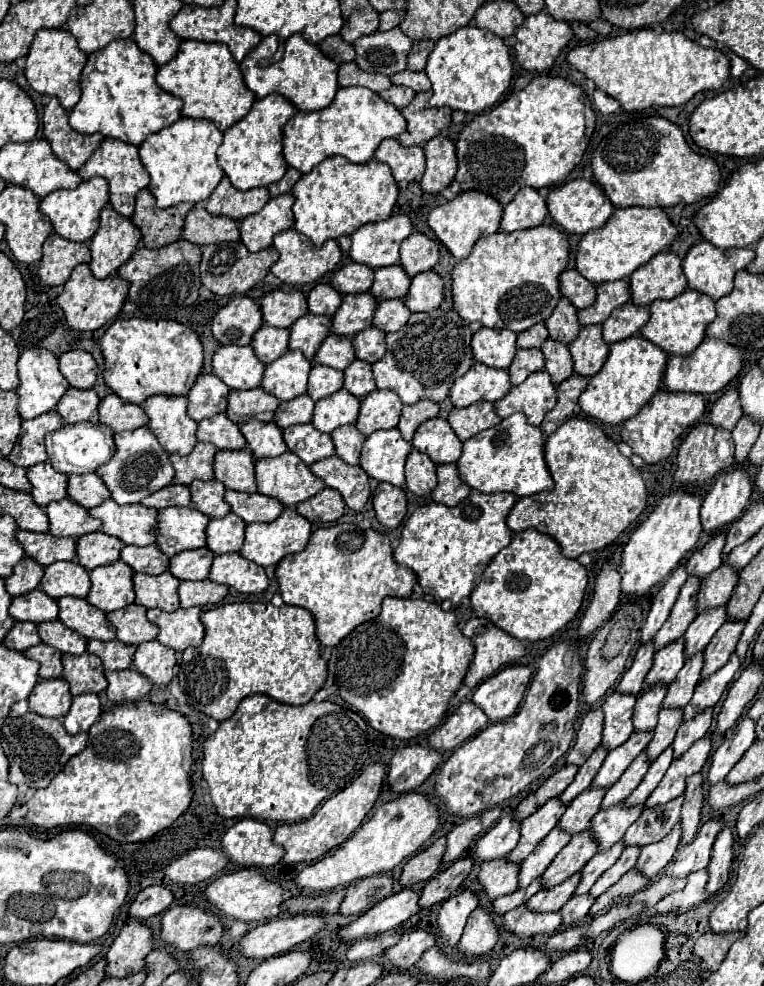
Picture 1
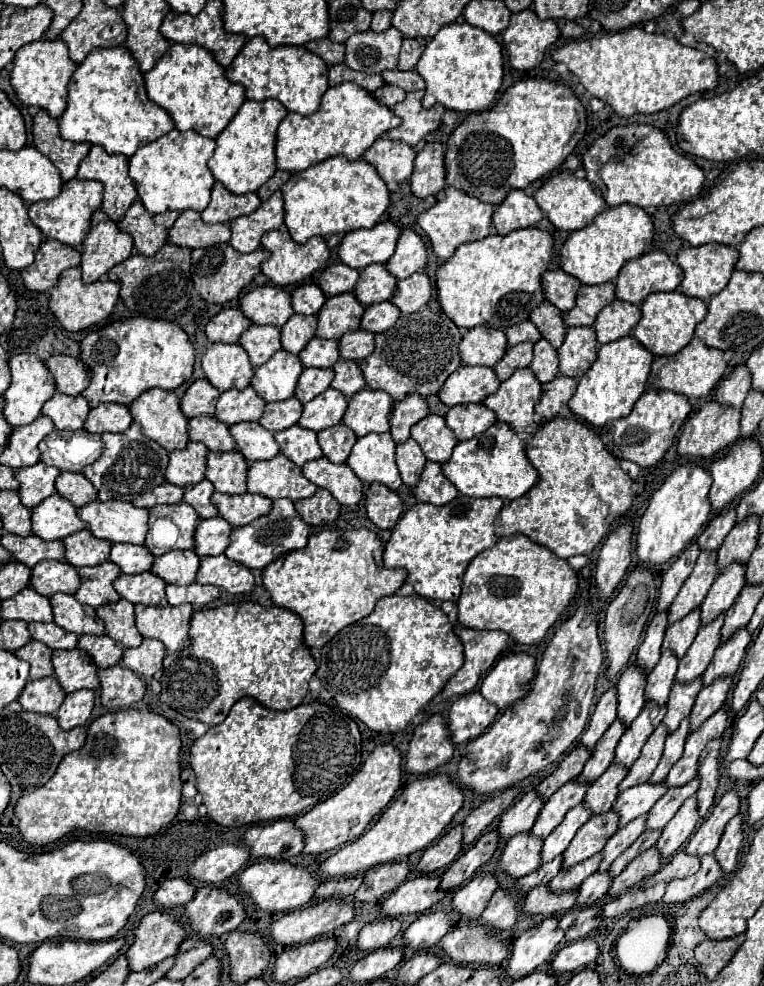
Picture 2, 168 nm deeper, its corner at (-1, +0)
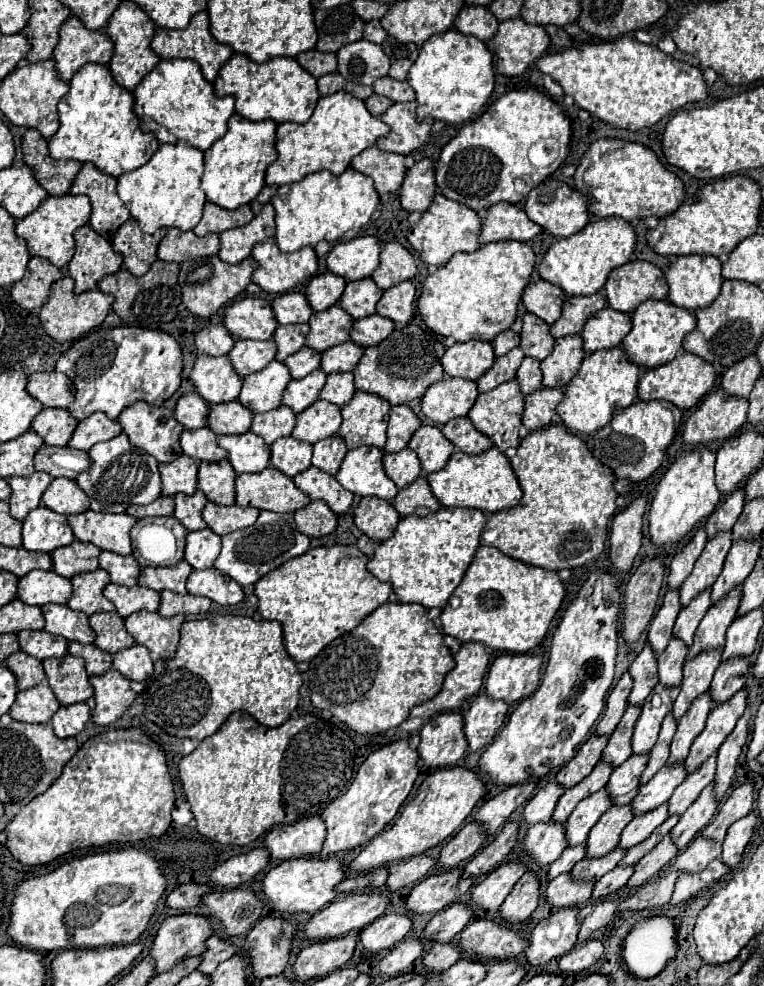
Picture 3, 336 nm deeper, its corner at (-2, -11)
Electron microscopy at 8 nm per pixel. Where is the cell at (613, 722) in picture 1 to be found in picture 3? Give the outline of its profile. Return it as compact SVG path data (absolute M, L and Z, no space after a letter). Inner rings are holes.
M646 642L644 650L636 656L636 660L630 664L630 674L634 678L634 688L630 692L628 702L632 704L642 704L646 700L646 696L654 690L656 682L658 682L658 672L656 672L656 654L650 648L650 644Z

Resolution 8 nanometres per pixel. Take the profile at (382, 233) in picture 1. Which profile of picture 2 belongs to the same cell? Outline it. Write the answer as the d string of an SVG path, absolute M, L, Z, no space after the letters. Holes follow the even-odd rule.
M391 221L377 223L371 229L351 231L341 241L339 259L357 271L371 263L387 263L395 253L399 235L401 229Z

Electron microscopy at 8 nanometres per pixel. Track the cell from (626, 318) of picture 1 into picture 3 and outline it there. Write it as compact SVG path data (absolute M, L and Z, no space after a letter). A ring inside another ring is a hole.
M606 306L586 320L580 334L582 348L586 354L592 354L604 348L614 348L624 340L630 328L632 328L632 322L628 314L622 314Z

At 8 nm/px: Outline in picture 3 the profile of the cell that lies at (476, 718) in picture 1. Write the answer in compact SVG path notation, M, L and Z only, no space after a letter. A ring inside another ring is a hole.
M478 694L468 712L464 714L464 734L472 752L486 748L502 728L510 706L502 700L490 700L486 694Z

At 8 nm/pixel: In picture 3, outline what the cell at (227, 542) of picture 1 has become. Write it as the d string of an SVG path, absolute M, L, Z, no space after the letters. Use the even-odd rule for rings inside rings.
M210 528L188 532L186 534L186 548L184 548L184 560L196 568L204 570L214 564L220 552L220 538L218 534L210 532Z

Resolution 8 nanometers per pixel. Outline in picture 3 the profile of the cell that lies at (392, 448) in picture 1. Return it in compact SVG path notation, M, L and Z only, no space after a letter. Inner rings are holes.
M358 446L348 450L336 480L342 488L350 490L356 496L376 496L382 500L392 500L398 492L396 484L384 474L382 468L382 450Z

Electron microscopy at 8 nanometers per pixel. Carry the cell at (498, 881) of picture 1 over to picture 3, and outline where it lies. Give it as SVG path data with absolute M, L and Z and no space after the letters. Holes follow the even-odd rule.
M548 820L542 824L530 826L526 840L524 840L524 850L542 866L550 866L566 848L566 830L564 824Z

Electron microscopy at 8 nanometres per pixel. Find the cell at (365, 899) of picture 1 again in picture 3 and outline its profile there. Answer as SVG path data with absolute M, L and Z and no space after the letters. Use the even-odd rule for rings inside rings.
M420 854L420 856L414 856L414 858L402 860L398 864L392 864L390 876L388 876L388 882L386 882L386 890L398 892L400 888L416 884L418 880L422 880L430 872L430 868L434 864L436 864L436 860L426 856L426 854Z

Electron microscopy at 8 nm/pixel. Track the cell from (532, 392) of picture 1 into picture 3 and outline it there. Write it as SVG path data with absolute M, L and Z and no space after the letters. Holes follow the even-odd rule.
M508 380L502 382L500 386L496 386L490 392L482 392L472 410L468 412L468 418L472 420L474 428L480 430L482 434L486 434L500 452L506 452L506 448L516 448L520 444L520 428L522 428L522 404L524 404L524 396L518 388L516 380Z

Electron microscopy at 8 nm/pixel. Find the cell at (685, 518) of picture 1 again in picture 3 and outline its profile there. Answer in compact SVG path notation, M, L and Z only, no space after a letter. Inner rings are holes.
M702 446L692 452L684 452L668 468L668 472L664 474L664 478L660 480L656 488L656 494L648 512L650 538L654 544L670 546L684 540L700 522L704 522L714 512L722 496L714 480L714 460L716 460L716 452Z

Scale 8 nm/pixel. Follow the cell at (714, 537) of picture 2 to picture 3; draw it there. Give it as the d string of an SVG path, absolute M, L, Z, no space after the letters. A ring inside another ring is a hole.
M736 488L732 494L724 498L724 502L706 520L708 538L722 530L732 530L738 516L742 514L742 506L744 506L744 488Z

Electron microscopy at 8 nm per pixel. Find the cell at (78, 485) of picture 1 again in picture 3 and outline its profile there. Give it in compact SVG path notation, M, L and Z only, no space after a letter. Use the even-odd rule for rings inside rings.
M54 478L50 486L46 488L42 502L60 514L74 514L74 512L86 512L88 510L88 496L78 488L74 480L68 478ZM80 508L80 510L76 510Z

